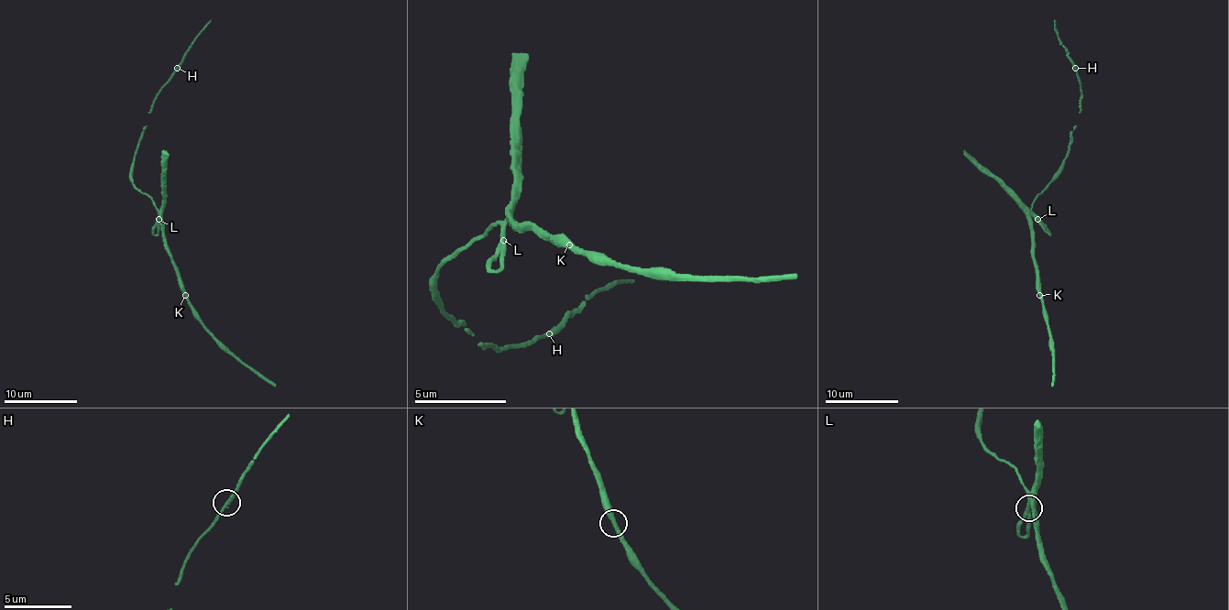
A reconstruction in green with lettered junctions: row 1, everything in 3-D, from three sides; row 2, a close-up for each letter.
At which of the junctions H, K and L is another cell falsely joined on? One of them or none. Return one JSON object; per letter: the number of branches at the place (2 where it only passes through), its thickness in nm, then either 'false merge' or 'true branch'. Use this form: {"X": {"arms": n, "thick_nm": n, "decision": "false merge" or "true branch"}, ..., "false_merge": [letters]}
{"H": {"arms": 2, "thick_nm": 220, "decision": "true branch"}, "K": {"arms": 2, "thick_nm": 360, "decision": "true branch"}, "L": {"arms": 2, "thick_nm": 320, "decision": "true branch"}, "false_merge": []}

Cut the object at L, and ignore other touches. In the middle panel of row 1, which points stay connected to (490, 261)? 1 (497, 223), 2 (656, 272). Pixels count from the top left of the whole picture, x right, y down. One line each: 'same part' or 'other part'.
1: same part
2: other part

